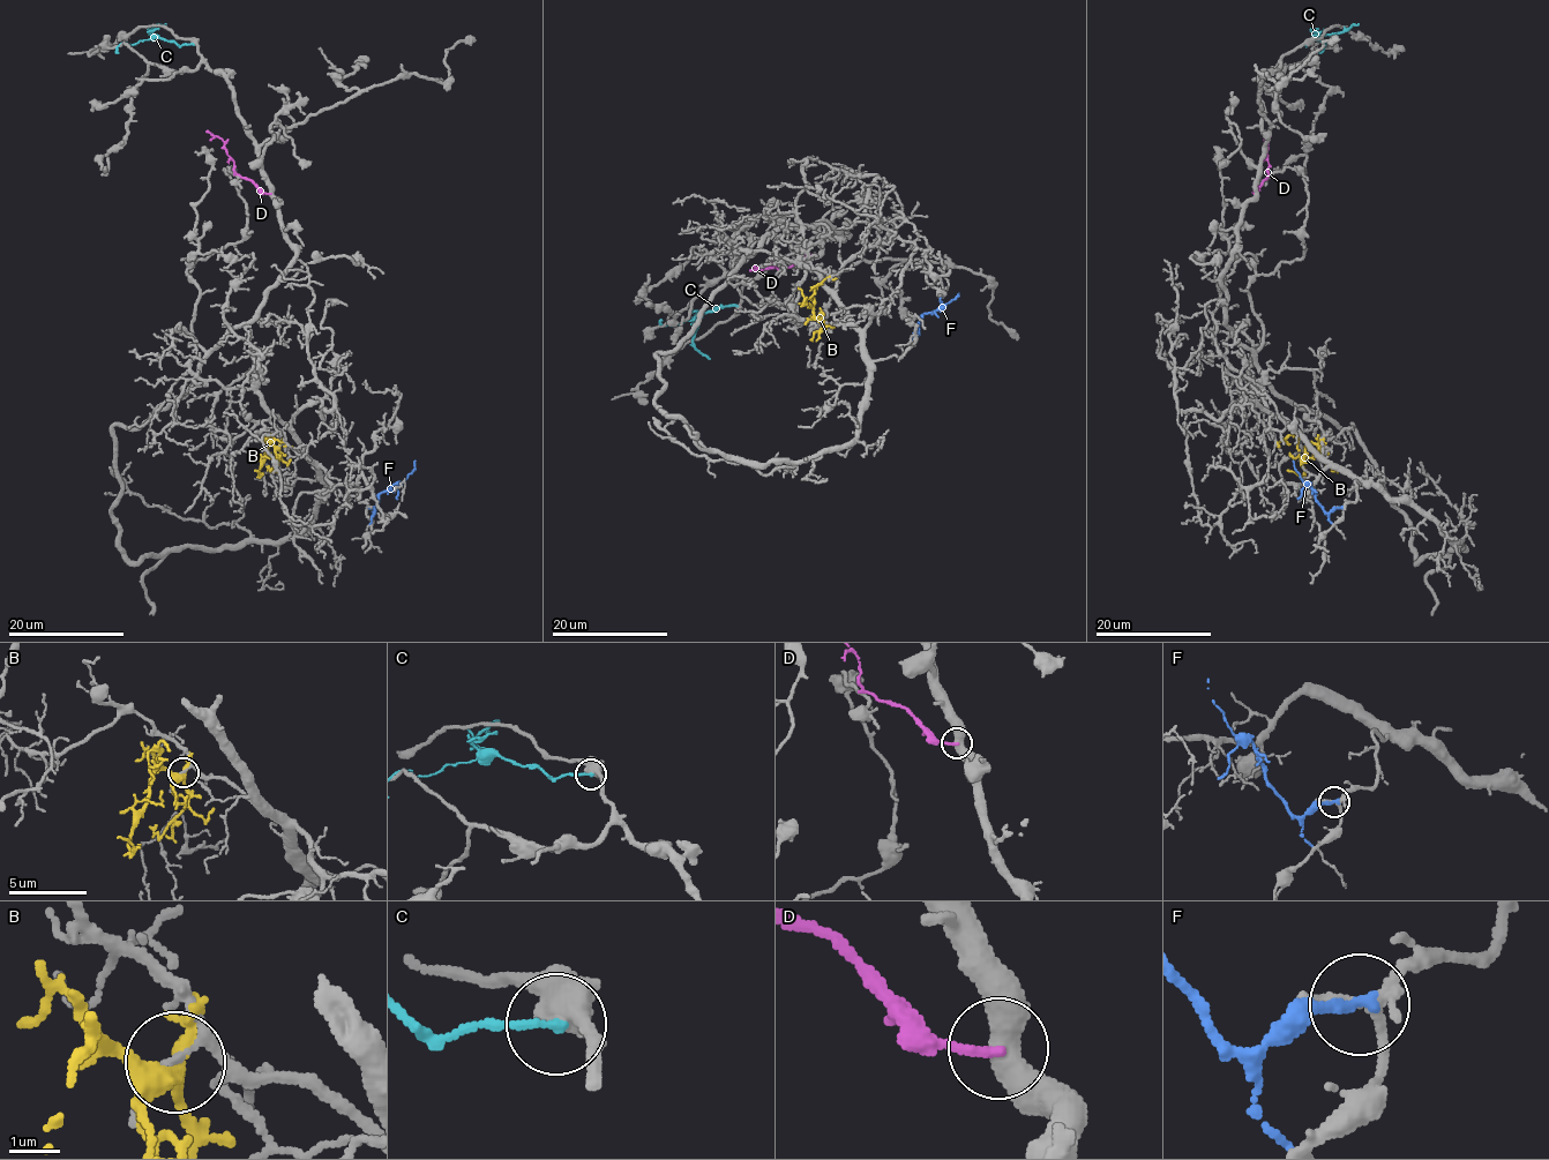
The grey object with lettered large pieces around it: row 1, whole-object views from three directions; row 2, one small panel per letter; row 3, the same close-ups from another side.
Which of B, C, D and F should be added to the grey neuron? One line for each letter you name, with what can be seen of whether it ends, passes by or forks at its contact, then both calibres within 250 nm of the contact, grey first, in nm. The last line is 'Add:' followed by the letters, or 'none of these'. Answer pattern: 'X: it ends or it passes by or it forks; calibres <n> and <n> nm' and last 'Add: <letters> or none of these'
Add: none of these

